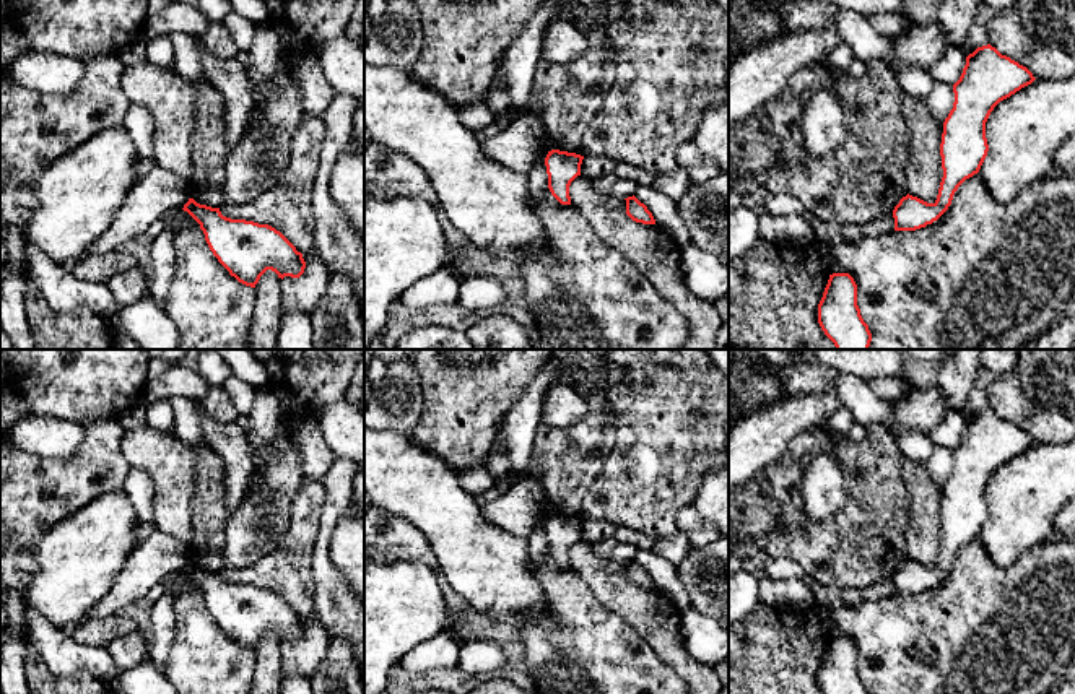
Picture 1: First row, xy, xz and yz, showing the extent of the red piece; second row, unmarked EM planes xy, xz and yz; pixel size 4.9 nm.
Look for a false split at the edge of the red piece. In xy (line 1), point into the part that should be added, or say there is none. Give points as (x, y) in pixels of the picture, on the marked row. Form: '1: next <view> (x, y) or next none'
1: next none

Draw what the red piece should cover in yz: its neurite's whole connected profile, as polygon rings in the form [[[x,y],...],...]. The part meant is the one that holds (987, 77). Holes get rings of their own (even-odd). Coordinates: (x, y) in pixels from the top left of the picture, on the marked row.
[[[990,44],[966,57],[953,85],[955,102],[943,122],[940,143],[943,177],[934,203],[906,195],[893,210],[894,231],[916,231],[937,221],[951,205],[958,187],[979,172],[987,151],[986,122],[994,107],[1031,85],[1033,73]]]

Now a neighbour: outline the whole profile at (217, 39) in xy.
[[[211,21],[208,31],[200,39],[205,47],[220,59],[234,60],[239,52],[237,44],[233,41],[223,21]]]

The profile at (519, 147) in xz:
[[[522,114],[499,133],[488,137],[481,148],[498,164],[529,174],[548,154],[542,141],[543,133],[545,124],[540,115]]]

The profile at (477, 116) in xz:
[[[485,98],[475,101],[468,106],[457,107],[460,120],[472,130],[472,132],[483,132],[488,125],[494,124],[496,115],[486,106]]]

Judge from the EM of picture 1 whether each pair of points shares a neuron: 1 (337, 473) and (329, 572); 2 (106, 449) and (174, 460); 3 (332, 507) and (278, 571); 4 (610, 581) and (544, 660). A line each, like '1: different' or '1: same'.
1: same
2: different
3: different
4: different

